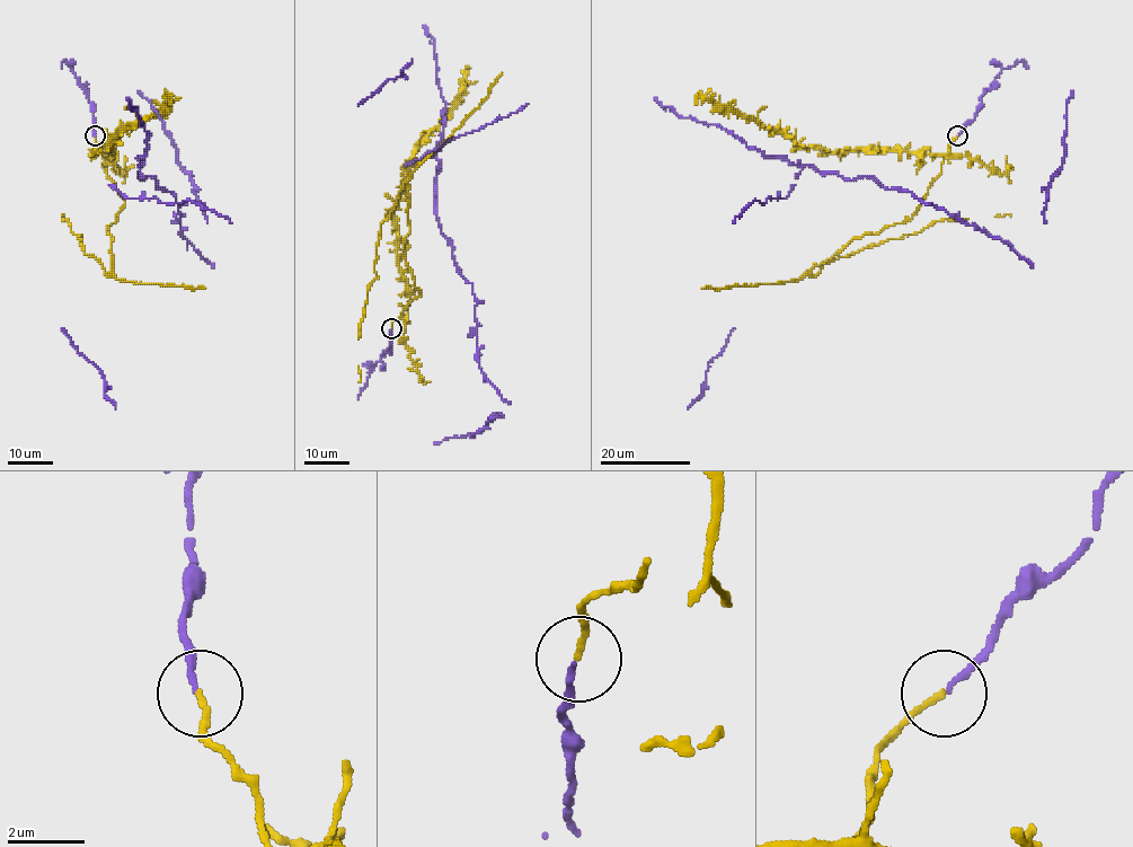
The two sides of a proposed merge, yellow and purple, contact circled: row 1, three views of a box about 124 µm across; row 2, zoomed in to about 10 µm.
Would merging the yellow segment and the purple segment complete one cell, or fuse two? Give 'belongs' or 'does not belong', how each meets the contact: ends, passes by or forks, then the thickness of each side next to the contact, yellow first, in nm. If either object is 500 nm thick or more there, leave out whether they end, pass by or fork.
belongs; yellow ends; purple ends; calibres 150 and 140 nm

